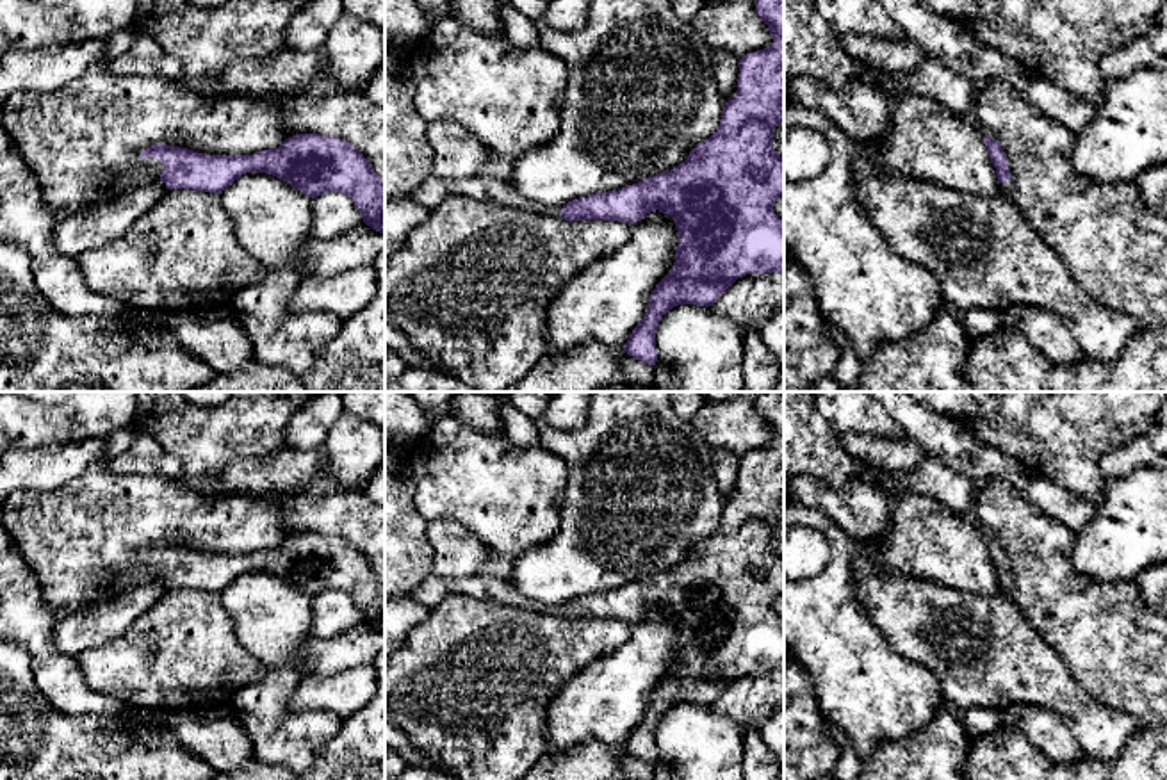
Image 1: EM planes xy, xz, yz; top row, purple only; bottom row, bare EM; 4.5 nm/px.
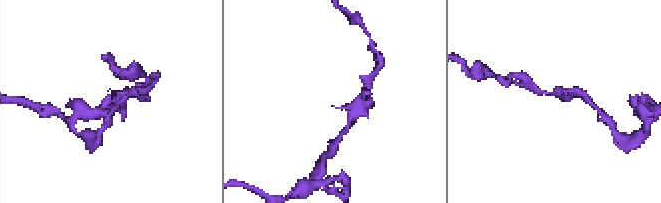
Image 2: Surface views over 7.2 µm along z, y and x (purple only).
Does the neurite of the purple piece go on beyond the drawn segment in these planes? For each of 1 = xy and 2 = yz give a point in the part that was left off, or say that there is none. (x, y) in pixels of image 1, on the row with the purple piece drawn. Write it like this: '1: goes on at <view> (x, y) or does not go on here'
1: goes on at xy (141, 171)
2: goes on at yz (1005, 187)

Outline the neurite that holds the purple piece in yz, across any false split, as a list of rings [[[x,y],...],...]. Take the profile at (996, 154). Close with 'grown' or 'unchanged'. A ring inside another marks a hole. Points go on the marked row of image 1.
[[[985,135],[983,141],[985,141],[985,146],[987,146],[991,162],[996,167],[998,183],[1000,183],[1001,192],[1010,192],[1014,183],[1012,183],[1012,175],[1010,175],[1010,169],[1008,169],[1008,158],[1005,155],[1001,144],[991,135]]]; grown

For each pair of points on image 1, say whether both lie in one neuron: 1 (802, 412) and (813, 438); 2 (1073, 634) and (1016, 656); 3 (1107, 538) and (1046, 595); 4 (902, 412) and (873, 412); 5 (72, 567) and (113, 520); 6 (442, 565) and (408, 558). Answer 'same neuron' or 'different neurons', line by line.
1: same neuron
2: different neurons
3: different neurons
4: different neurons
5: same neuron
6: different neurons

